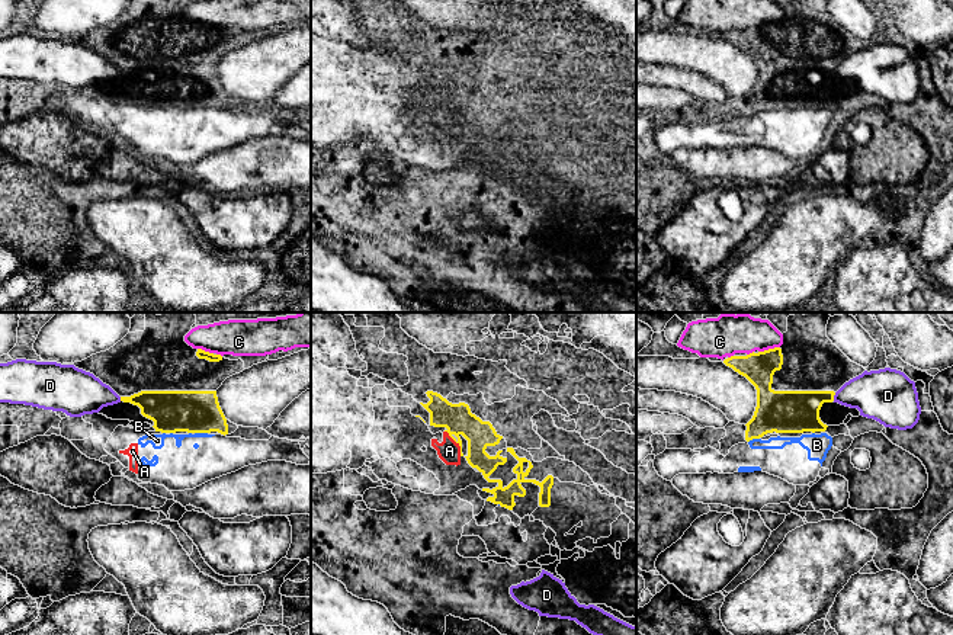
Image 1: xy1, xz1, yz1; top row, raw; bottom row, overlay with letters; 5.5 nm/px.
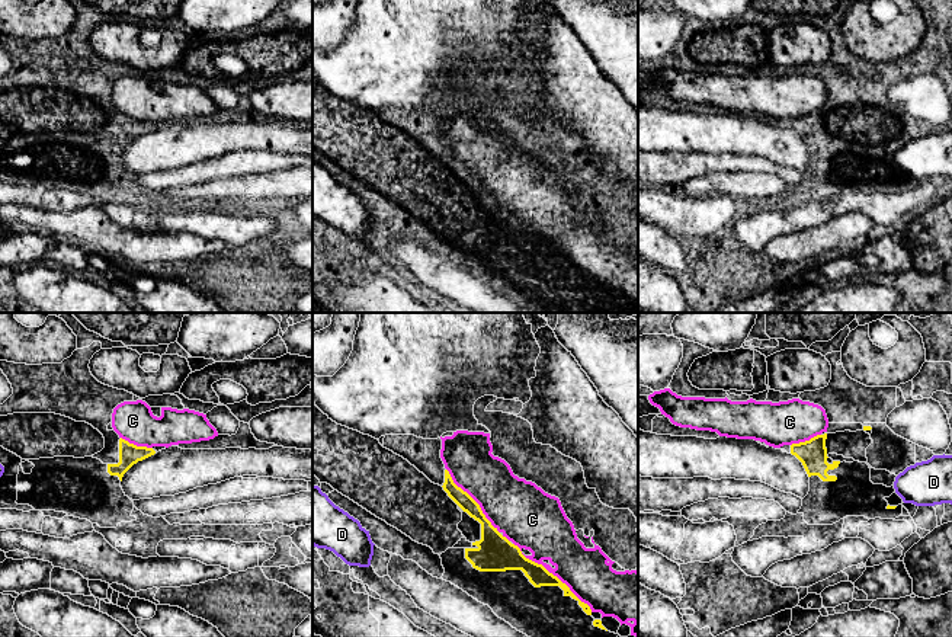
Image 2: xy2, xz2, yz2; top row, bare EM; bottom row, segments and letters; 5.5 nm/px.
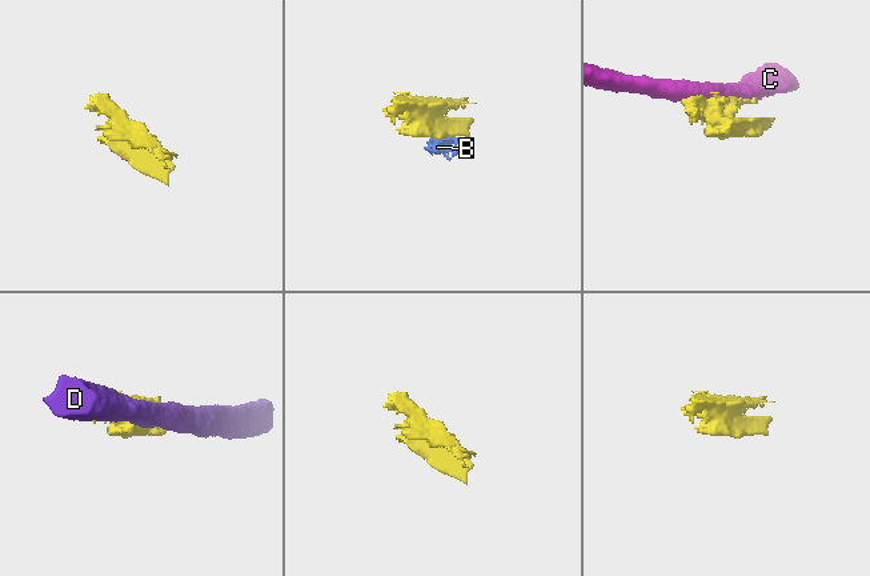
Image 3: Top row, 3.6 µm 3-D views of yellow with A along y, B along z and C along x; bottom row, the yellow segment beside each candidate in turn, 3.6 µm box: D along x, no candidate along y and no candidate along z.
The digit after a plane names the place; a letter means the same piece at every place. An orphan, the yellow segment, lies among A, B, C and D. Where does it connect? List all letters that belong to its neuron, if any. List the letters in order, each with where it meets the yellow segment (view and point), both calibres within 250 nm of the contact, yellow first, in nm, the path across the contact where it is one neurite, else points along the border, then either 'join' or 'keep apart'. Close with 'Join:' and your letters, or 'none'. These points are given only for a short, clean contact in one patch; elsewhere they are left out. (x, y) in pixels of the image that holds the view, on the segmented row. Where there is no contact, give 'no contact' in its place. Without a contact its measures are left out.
A: contact xz1 (456, 442); calibres 160 and 120 nm; border xz1 (445, 430), (459, 446), (461, 455); keep apart
B: contact xy1 (201, 432); calibres 240 and 80 nm; keep apart
C: contact xz2 (551, 573); calibres 140 and 280 nm; keep apart
D: contact yz1 (833, 397); calibres 240 and 280 nm; keep apart
Join: none

